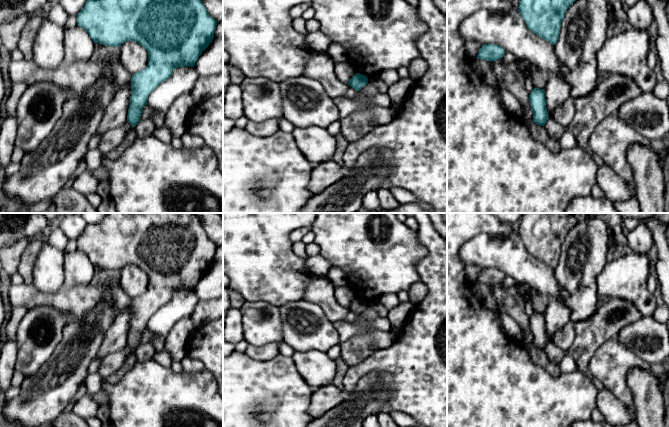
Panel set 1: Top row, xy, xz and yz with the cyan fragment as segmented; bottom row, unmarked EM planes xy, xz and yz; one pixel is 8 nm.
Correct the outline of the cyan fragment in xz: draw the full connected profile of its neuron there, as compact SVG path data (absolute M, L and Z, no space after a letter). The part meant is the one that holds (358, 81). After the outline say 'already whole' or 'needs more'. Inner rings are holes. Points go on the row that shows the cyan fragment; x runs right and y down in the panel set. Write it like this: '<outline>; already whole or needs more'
M356 73L348 82L348 85L354 88L356 91L361 89L368 83L368 78L365 75Z; already whole

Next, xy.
M87 0L76 17L77 25L86 30L94 43L119 48L121 44L130 40L137 42L147 50L146 68L133 74L131 78L132 91L127 121L133 127L141 121L140 116L149 95L167 80L176 68L194 67L199 56L212 42L218 23L209 15L201 0Z; already whole

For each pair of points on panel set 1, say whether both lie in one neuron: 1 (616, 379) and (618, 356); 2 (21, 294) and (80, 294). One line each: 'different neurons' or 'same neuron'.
1: same neuron
2: same neuron

